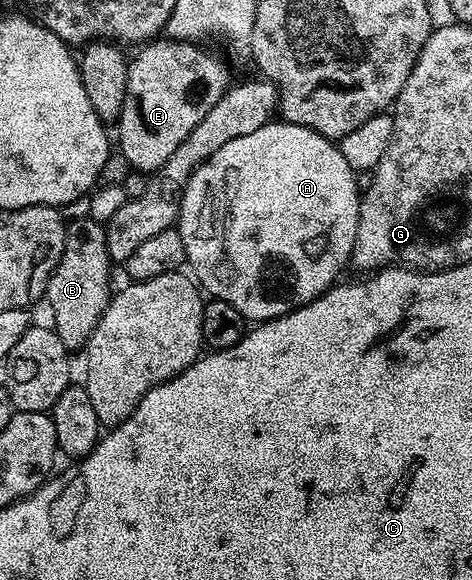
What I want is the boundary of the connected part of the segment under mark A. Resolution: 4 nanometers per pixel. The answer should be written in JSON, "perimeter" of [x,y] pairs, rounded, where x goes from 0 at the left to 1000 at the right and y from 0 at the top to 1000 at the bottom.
{"perimeter":[[[570,210],[515,238],[496,238],[496,245],[479,245],[470,259],[456,262],[432,283],[415,288],[415,298],[400,307],[390,324],[390,340],[381,350],[381,378],[377,398],[386,403],[390,445],[405,474],[419,484],[422,495],[443,512],[487,521],[496,534],[513,540],[519,553],[557,555],[604,545],[644,524],[655,524],[665,514],[695,502],[714,488],[720,467],[727,466],[746,445],[750,410],[758,403],[758,369],[763,367],[763,340],[767,333],[754,319],[754,298],[746,295],[742,279],[725,272],[718,247],[693,241],[682,231],[657,224],[648,217],[606,214],[600,210]]]}

